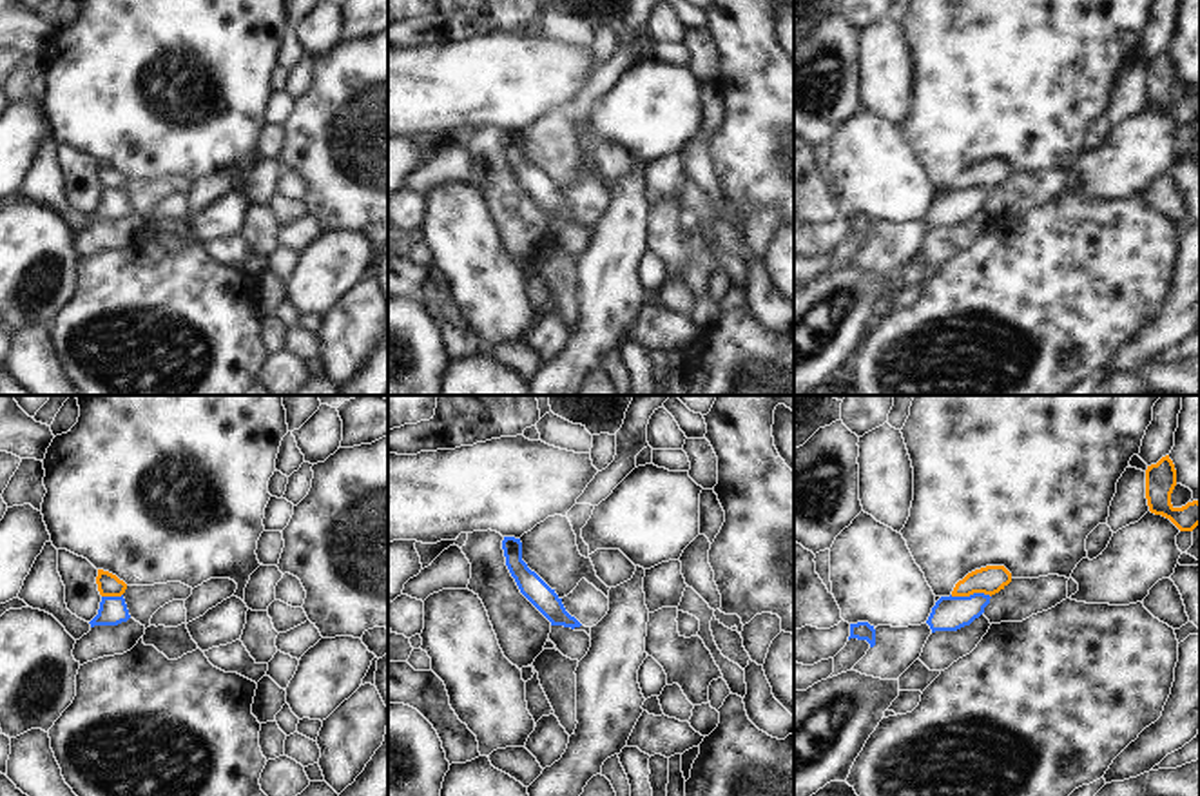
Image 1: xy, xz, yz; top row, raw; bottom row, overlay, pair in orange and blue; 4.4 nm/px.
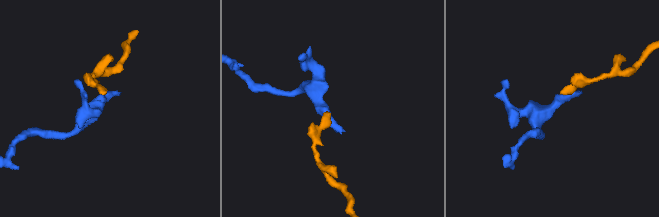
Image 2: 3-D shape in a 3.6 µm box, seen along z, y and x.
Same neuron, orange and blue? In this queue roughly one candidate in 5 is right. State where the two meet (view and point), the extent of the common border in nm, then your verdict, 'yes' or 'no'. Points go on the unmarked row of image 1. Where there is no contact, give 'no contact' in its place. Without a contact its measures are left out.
yz (970, 187) | 180 nm | no

